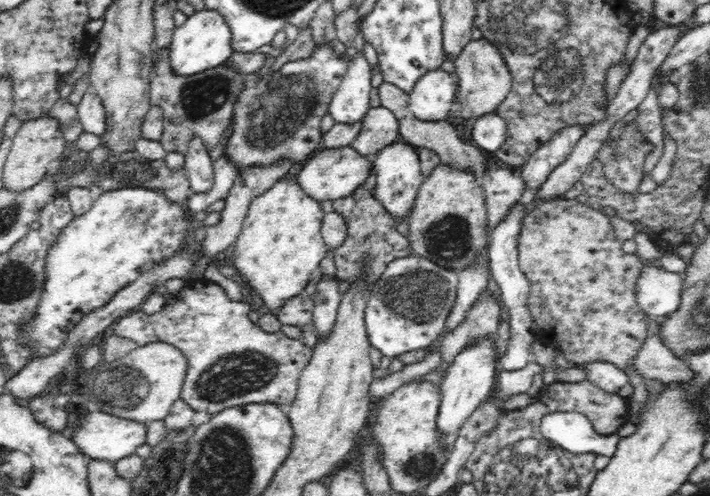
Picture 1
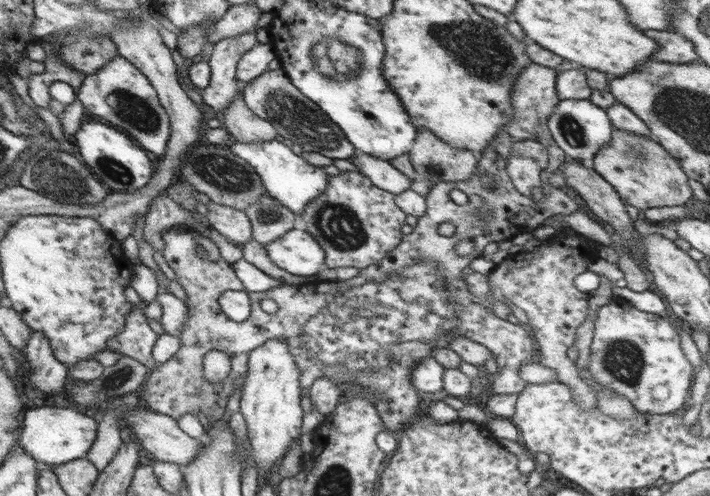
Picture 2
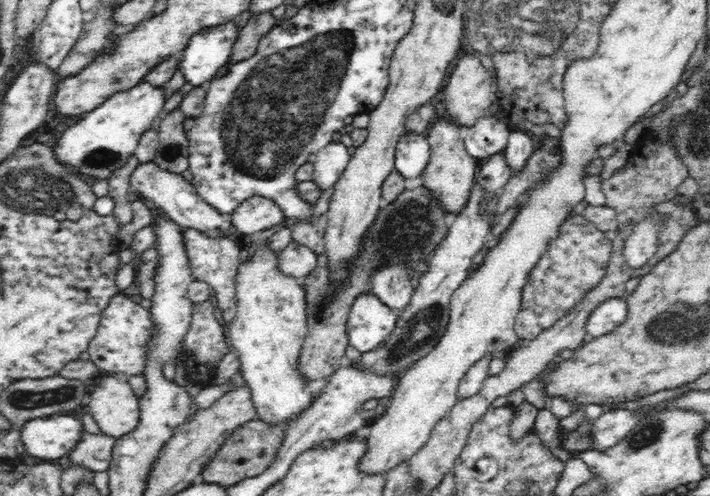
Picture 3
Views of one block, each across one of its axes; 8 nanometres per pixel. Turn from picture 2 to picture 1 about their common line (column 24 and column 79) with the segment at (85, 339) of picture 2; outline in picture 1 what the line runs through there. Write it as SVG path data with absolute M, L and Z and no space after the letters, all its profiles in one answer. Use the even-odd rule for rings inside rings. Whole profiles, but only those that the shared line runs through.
M127 186L97 195L90 210L68 224L66 236L62 236L62 240L58 240L58 248L50 252L50 280L46 280L46 300L42 300L42 312L38 312L38 340L42 340L42 348L38 348L38 356L32 356L32 359L54 354L64 346L72 328L89 313L104 307L115 292L133 284L144 272L164 263L164 258L178 255L176 250L186 244L184 238L188 236L190 228L192 222L188 220L186 210L180 204L172 204L152 187Z

